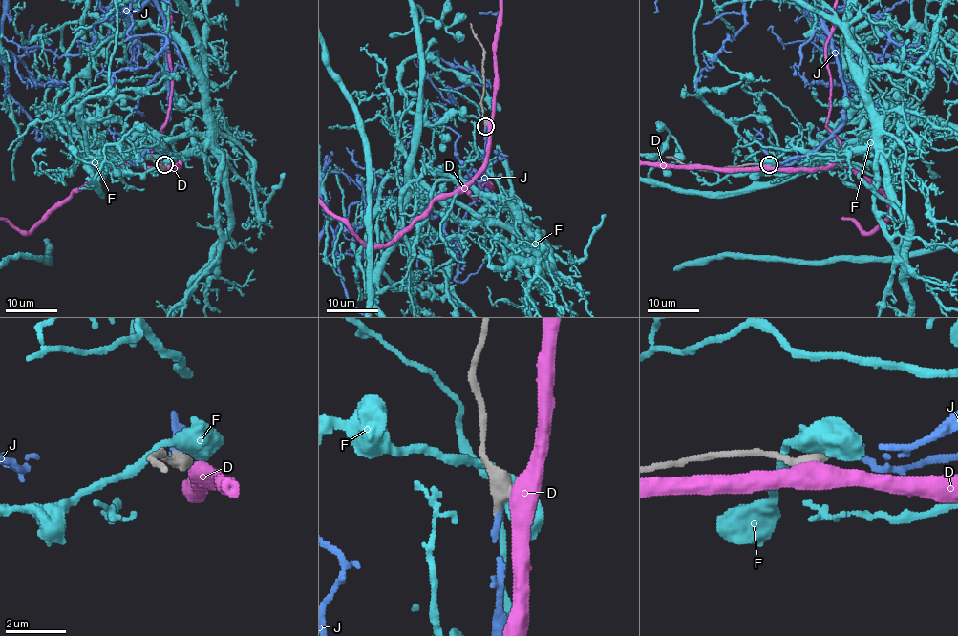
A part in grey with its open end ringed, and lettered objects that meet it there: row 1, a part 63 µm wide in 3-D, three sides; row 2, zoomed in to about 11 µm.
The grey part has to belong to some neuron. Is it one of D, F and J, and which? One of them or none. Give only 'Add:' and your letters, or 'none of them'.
Add: J

